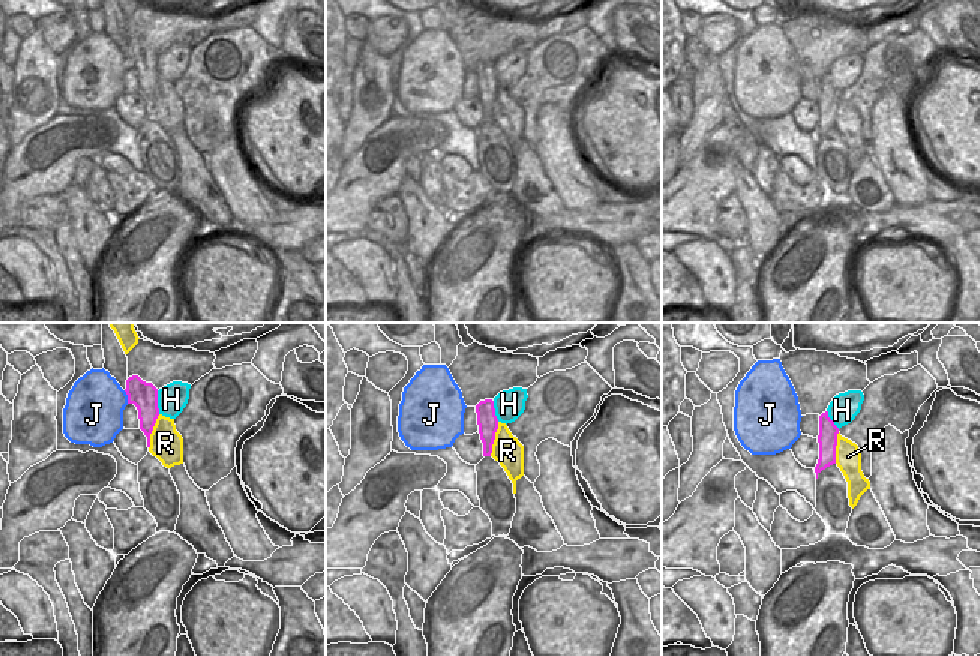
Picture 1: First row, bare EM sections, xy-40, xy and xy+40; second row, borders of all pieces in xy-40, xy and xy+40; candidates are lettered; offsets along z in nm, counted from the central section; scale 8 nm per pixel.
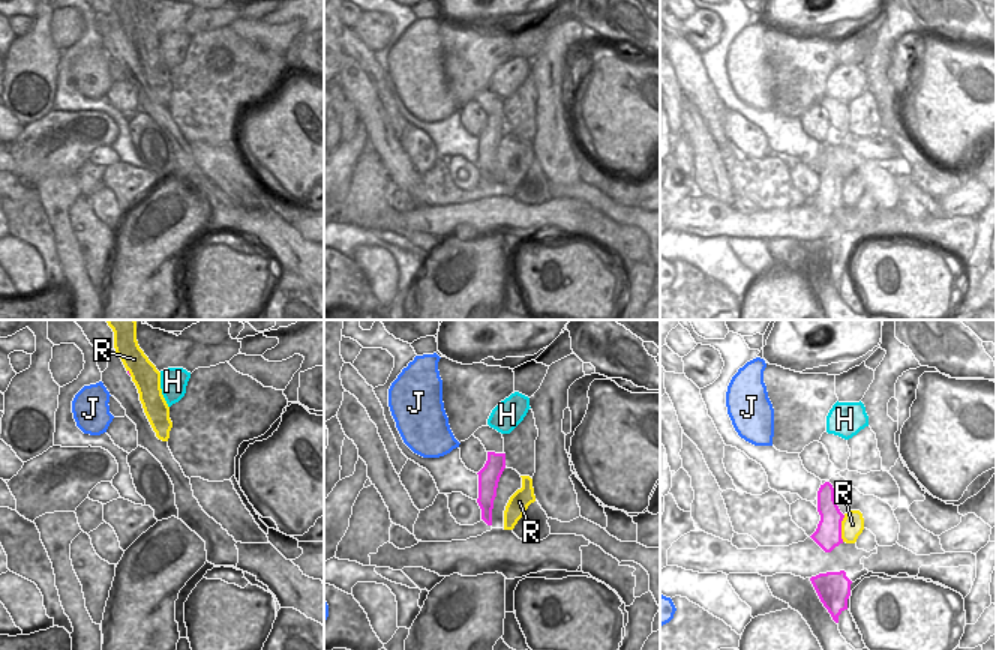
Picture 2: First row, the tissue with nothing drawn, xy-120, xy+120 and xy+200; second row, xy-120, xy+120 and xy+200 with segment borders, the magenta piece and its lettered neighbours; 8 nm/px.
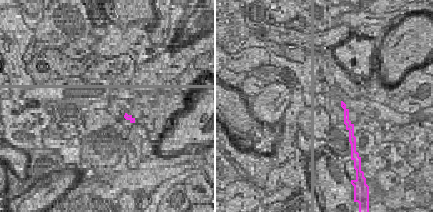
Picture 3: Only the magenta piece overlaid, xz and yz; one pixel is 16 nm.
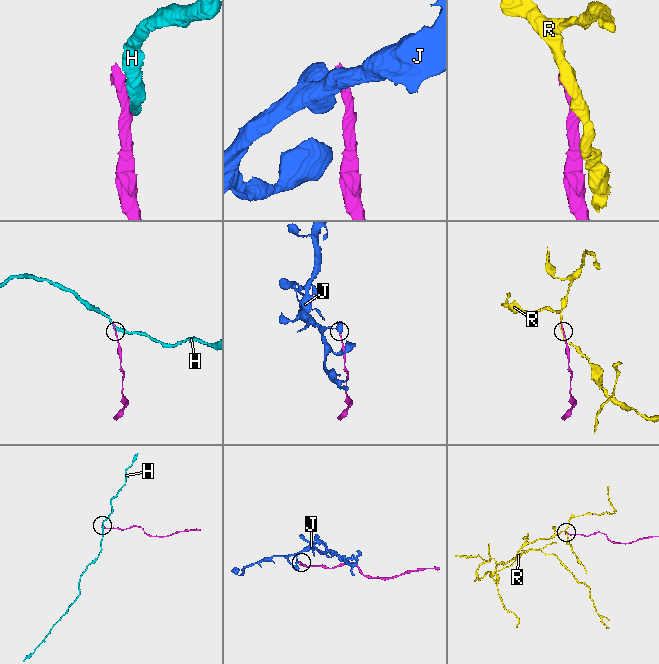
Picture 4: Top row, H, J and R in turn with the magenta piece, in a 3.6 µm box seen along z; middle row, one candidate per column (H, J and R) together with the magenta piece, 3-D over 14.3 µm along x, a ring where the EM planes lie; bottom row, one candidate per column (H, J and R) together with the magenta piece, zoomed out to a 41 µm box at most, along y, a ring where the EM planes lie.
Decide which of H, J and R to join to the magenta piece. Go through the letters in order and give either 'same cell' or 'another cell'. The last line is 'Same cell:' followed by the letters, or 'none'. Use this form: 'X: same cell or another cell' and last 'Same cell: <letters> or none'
H: another cell
J: another cell
R: another cell
Same cell: none

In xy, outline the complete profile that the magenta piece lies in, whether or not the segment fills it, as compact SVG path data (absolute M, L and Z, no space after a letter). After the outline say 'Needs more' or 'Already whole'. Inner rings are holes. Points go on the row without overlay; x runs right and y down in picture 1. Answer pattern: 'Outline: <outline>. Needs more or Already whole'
Outline: M485 63L476 69L477 89L480 104L483 107L483 120L491 120L495 96L498 93L498 83L495 80L494 65Z. Already whole

